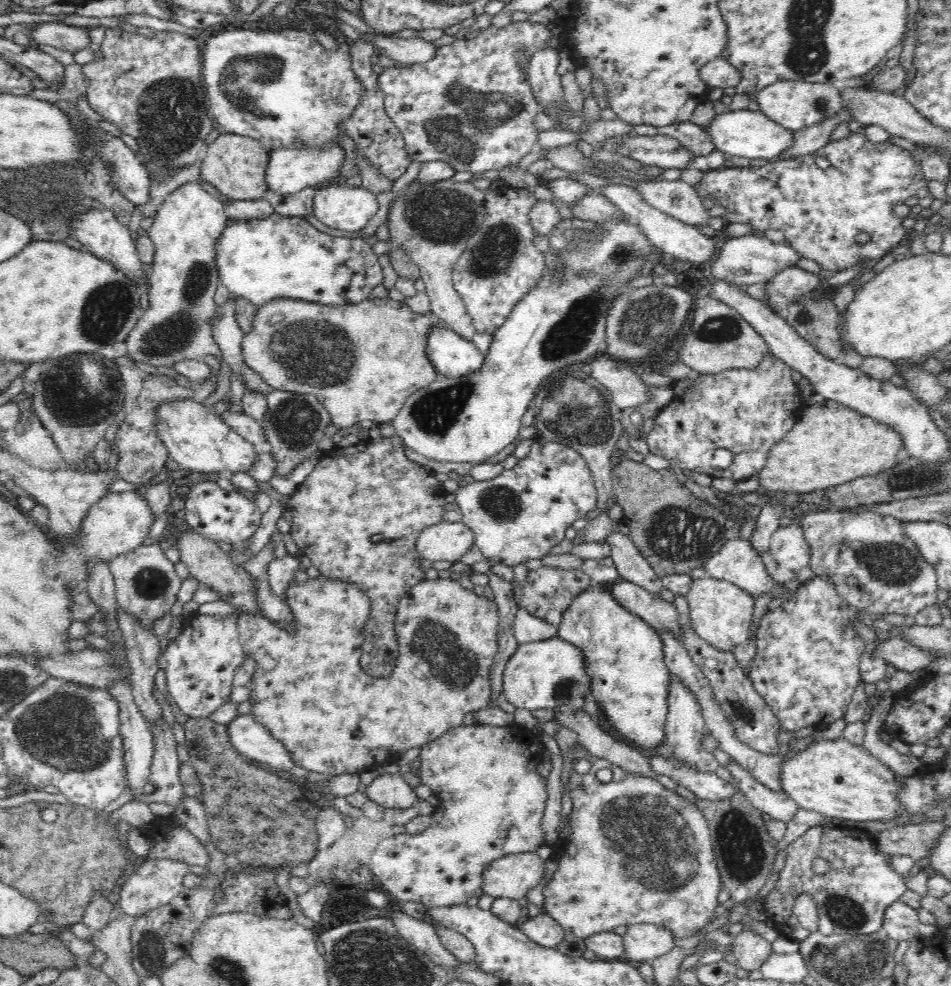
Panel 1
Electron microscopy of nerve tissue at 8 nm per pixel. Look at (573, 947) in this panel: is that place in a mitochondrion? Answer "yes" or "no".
no

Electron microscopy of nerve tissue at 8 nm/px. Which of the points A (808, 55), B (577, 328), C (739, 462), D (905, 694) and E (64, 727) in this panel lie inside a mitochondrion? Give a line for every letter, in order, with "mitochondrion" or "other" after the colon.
A: mitochondrion
B: mitochondrion
C: other
D: other
E: mitochondrion

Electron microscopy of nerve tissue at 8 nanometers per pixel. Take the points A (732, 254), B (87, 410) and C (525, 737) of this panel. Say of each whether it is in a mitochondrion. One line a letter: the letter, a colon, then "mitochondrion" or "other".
A: other
B: mitochondrion
C: other

